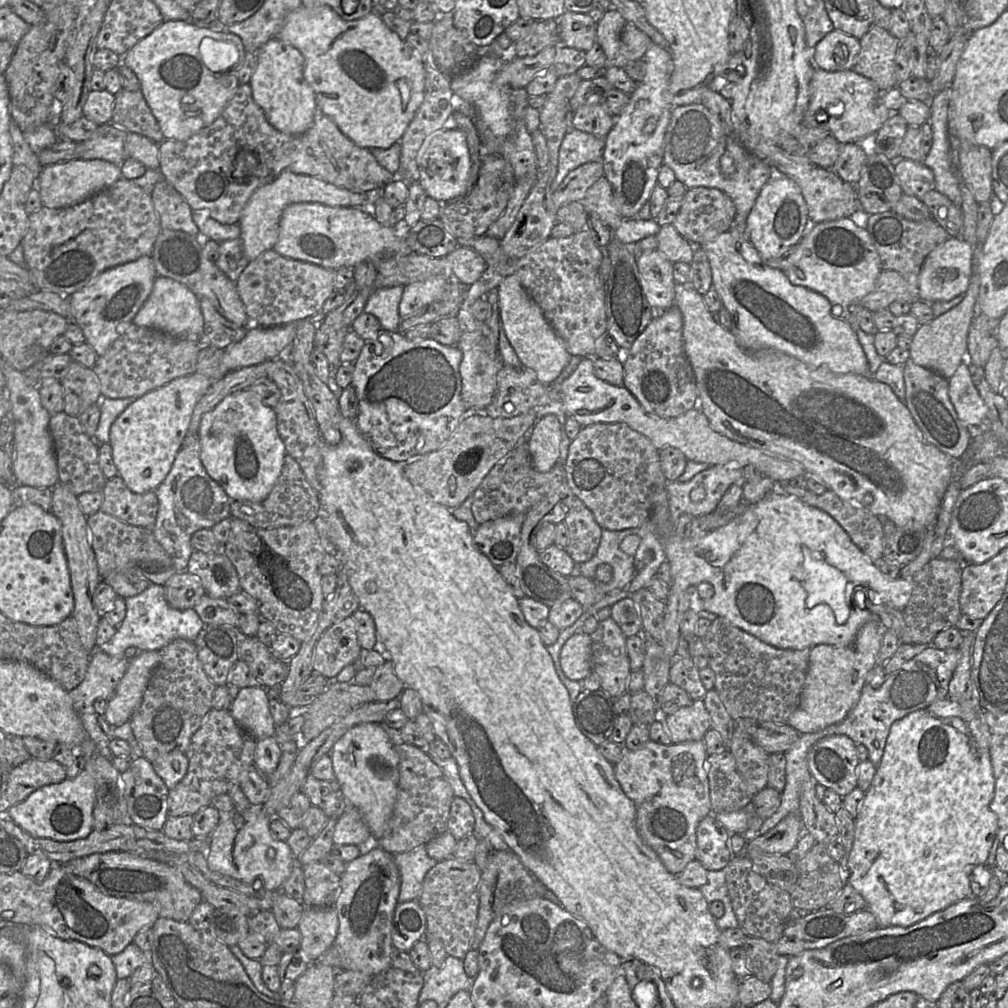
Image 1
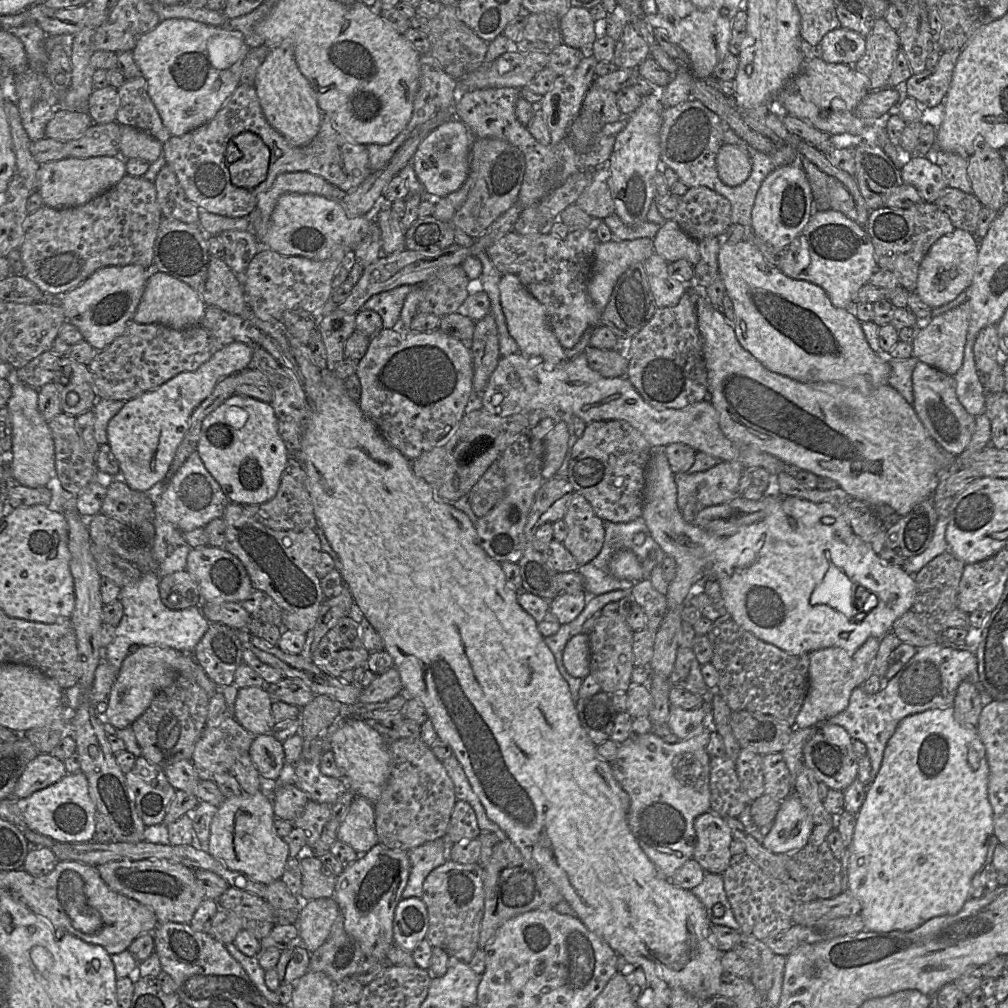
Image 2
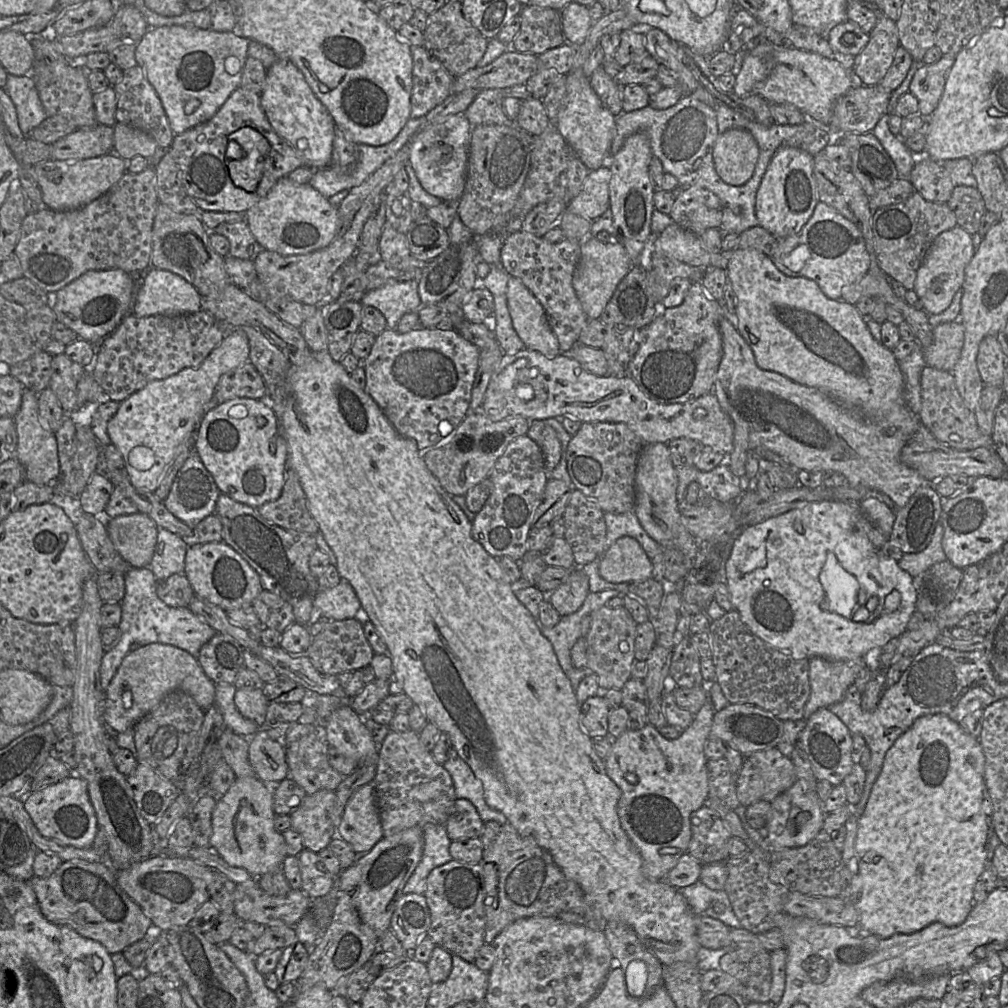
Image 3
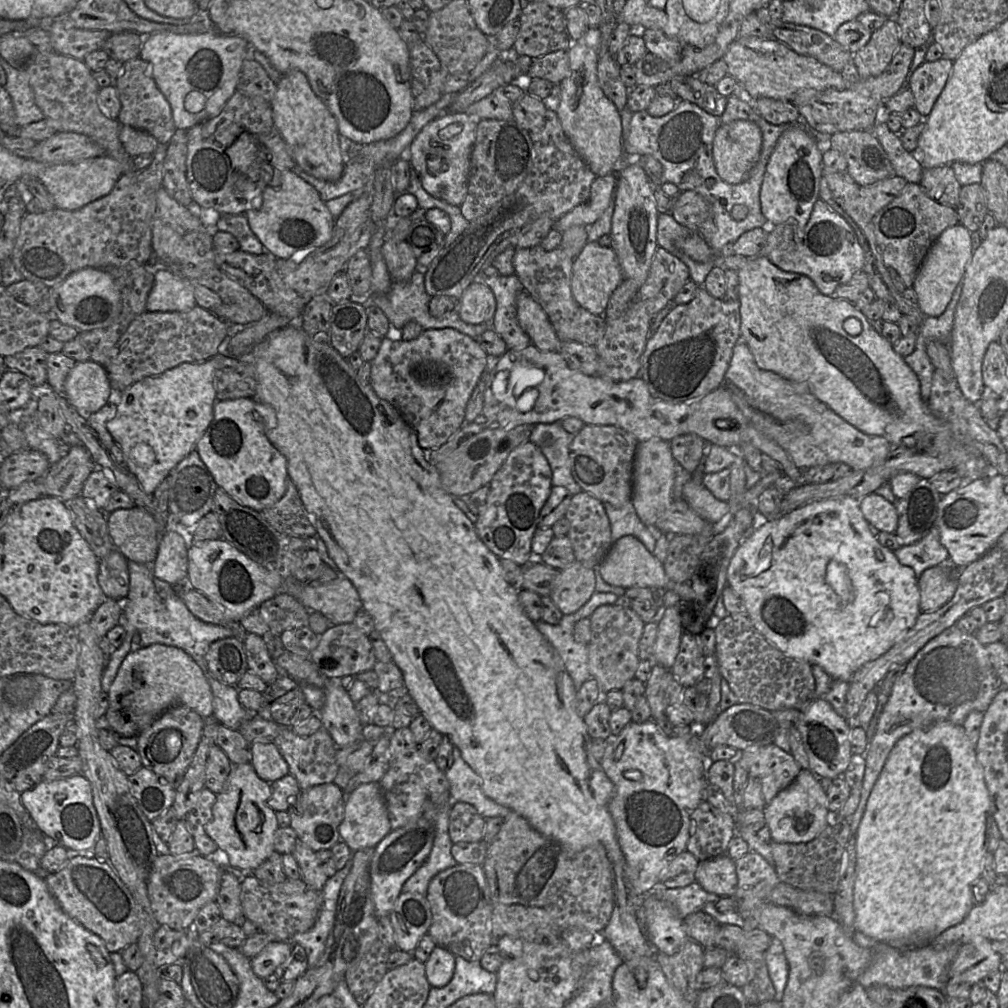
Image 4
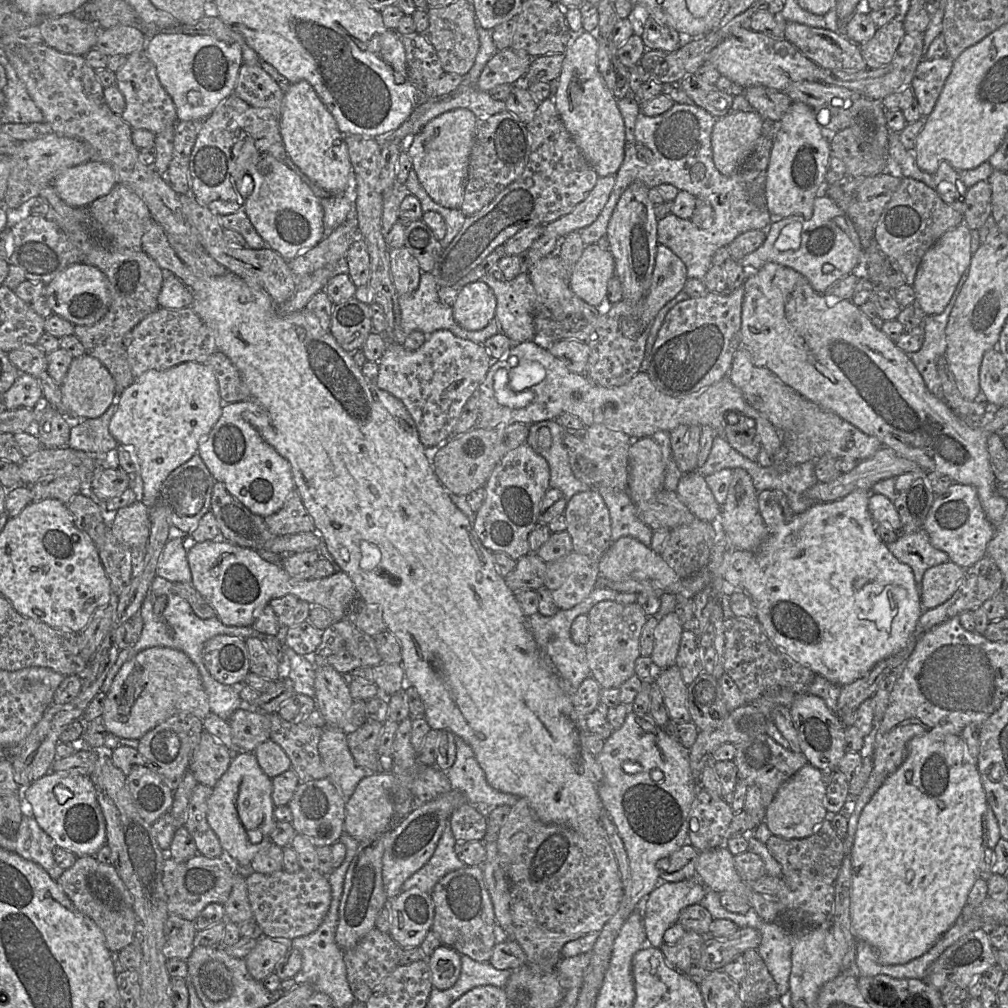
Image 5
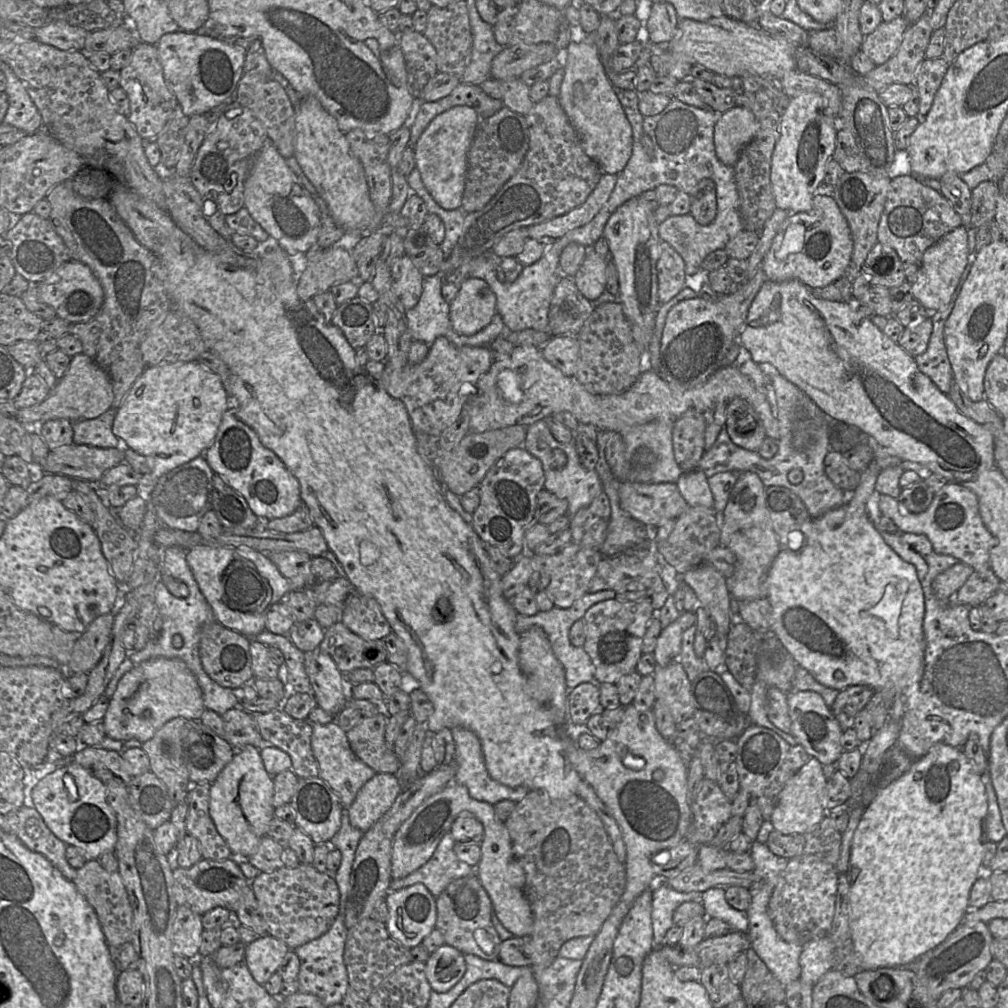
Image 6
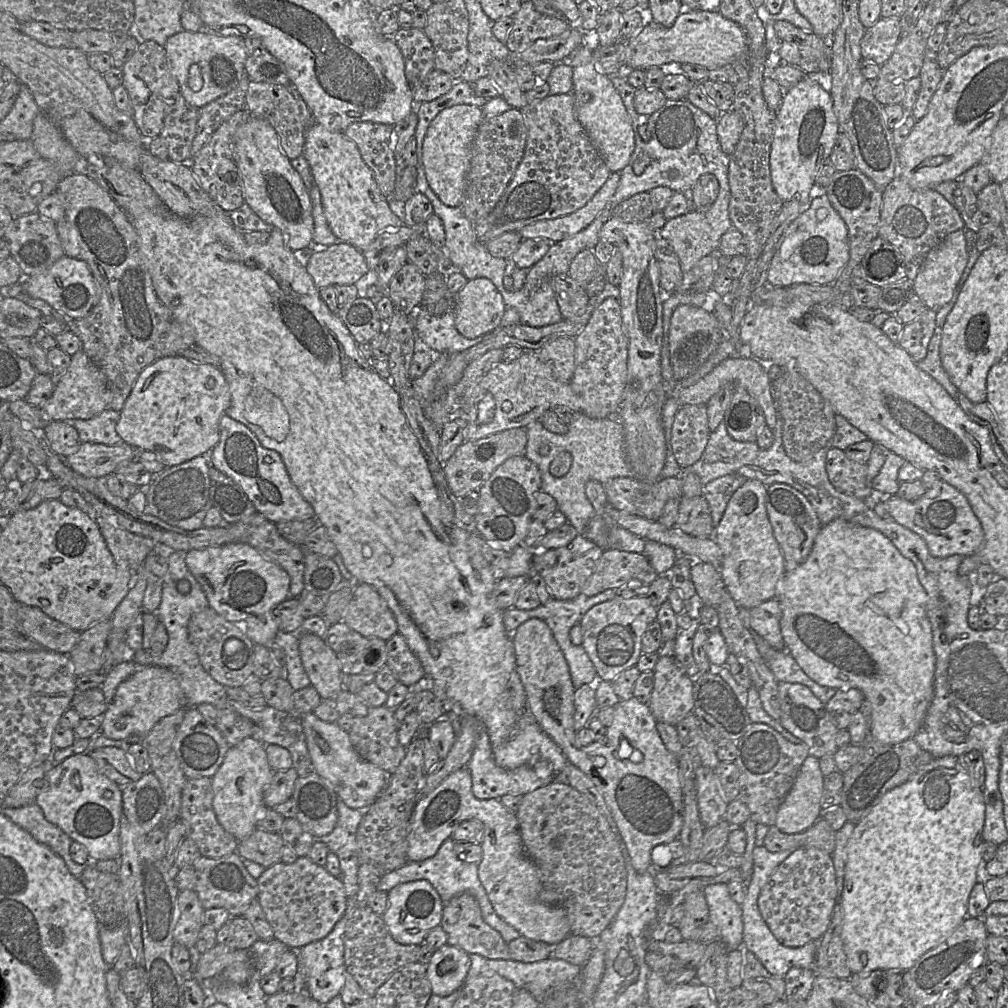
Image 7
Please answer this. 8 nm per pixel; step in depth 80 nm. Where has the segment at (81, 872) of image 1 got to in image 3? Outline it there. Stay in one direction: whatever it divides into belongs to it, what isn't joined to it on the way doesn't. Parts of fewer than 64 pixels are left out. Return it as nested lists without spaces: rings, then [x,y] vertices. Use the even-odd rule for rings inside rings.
[[[151,856],[115,872],[122,890],[141,907],[155,927],[166,932],[189,925],[197,909],[210,900],[207,885],[212,880],[212,870],[183,856]]]

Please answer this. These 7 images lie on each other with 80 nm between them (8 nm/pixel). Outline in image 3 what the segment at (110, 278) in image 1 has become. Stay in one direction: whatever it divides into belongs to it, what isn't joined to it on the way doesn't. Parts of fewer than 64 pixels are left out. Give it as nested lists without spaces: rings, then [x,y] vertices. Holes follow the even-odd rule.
[[[121,269],[89,270],[56,293],[47,293],[47,305],[53,309],[59,322],[74,330],[79,338],[99,347],[103,339],[114,332],[128,314],[134,287],[134,277]]]

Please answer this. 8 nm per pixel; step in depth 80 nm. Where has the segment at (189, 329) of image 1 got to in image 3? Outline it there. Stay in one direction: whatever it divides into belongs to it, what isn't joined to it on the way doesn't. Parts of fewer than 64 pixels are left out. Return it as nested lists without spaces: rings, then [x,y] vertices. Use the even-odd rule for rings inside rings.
[[[149,268],[141,275],[133,315],[174,316],[200,311],[202,297],[197,289],[181,276],[168,270]]]

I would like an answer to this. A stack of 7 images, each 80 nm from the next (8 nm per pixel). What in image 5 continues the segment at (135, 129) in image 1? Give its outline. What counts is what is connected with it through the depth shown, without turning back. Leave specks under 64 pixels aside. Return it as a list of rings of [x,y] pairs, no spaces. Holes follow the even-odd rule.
[[[144,49],[128,55],[126,62],[118,69],[115,75],[115,86],[125,99],[125,109],[121,118],[132,129],[145,129],[157,135],[168,126],[176,125],[178,120],[175,105],[161,85],[155,65],[147,57]]]

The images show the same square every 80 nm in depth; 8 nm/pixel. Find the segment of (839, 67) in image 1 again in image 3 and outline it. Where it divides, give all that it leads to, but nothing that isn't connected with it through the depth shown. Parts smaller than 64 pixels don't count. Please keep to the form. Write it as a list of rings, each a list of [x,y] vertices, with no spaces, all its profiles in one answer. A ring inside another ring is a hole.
[[[852,21],[835,26],[829,34],[828,42],[835,53],[834,59],[850,62],[869,42],[869,35]]]

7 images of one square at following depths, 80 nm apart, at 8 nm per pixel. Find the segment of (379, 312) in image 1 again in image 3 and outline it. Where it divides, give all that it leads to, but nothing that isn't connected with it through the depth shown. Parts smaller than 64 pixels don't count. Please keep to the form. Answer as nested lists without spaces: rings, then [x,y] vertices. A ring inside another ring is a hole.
[[[417,279],[388,282],[380,288],[366,291],[360,300],[363,306],[377,308],[385,317],[387,328],[396,329],[404,314],[417,313],[422,306]]]

